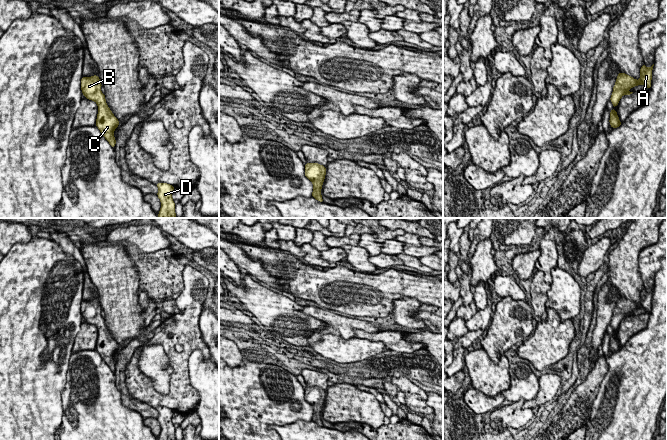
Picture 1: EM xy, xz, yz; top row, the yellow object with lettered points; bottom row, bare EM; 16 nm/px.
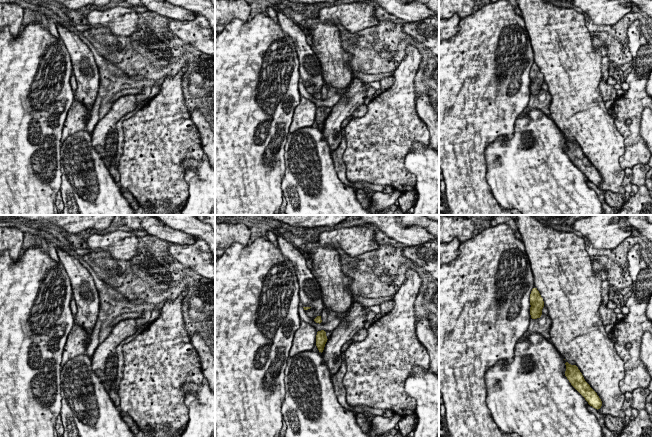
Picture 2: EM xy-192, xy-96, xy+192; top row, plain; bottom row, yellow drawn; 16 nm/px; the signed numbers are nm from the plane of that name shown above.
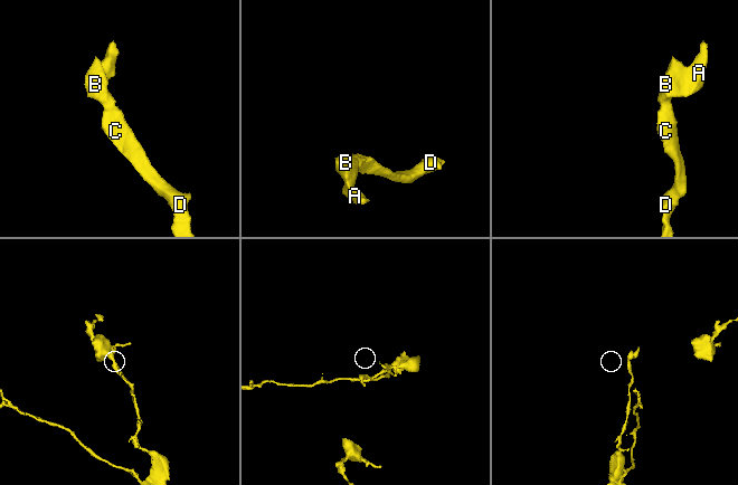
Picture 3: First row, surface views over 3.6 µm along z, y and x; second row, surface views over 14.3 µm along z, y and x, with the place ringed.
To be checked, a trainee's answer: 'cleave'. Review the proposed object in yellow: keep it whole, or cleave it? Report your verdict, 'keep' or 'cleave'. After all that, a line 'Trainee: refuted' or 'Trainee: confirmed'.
keep
Trainee: refuted

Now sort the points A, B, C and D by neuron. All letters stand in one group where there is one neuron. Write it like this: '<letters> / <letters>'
A B C D

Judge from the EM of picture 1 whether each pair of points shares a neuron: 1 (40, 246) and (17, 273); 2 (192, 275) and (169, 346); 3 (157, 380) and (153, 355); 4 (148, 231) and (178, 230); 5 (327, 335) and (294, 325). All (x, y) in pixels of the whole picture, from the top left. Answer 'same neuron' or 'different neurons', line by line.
1: same neuron
2: same neuron
3: same neuron
4: different neurons
5: different neurons

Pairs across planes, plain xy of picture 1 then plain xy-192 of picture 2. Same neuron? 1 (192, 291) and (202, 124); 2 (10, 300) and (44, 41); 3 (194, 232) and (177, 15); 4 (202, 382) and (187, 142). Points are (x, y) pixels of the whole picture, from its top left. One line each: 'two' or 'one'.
1: two
2: one
3: one
4: two

